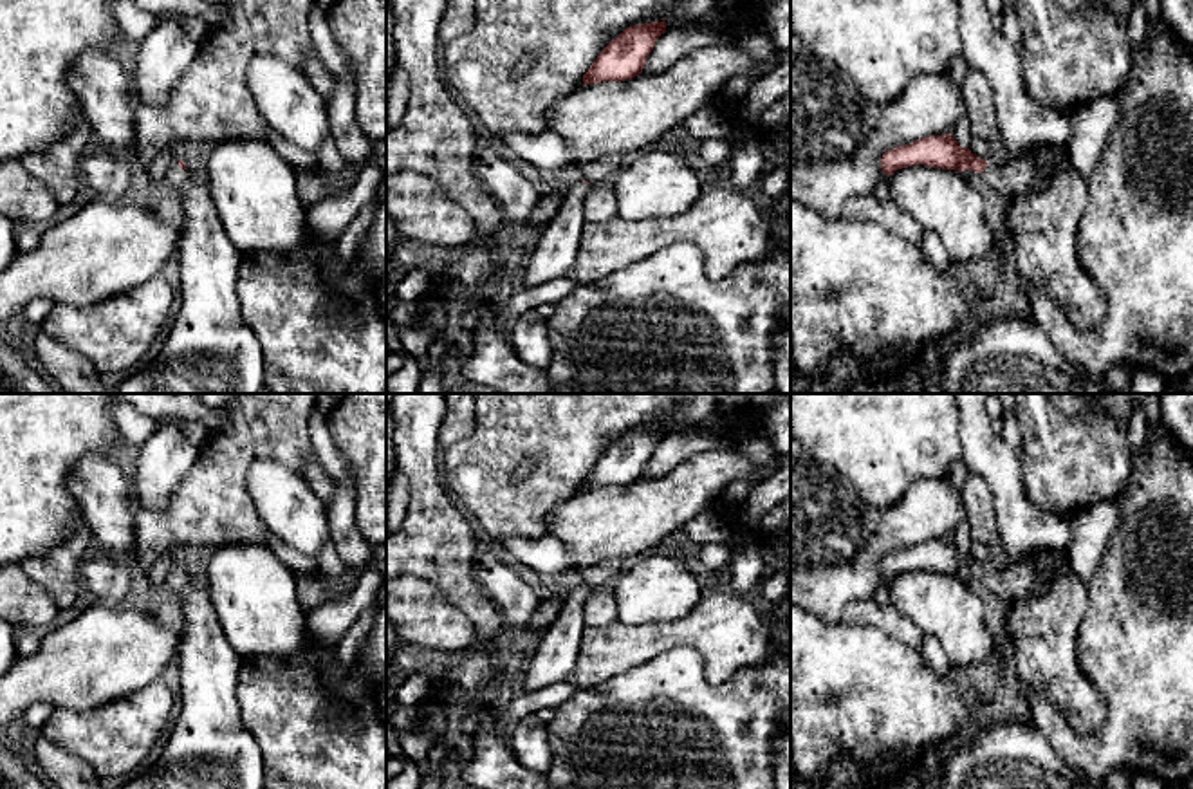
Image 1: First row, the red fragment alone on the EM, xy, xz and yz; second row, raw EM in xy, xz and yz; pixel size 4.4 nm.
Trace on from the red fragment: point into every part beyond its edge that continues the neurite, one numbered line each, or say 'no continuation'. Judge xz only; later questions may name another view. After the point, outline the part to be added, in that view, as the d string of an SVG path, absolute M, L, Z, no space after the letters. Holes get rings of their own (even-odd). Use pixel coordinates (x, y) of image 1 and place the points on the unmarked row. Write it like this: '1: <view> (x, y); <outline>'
1: xz (556, 654); M590 589L572 590L556 619L545 630L532 659L523 663L523 690L534 693L549 688L574 670L585 625L585 599Z

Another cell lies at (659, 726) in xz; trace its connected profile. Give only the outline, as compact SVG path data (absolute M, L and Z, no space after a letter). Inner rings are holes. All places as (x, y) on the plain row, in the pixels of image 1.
M675 648L597 686L578 690L560 704L547 724L552 764L545 778L550 789L776 789L772 740L787 731L781 724L781 713L787 710L791 710L791 652L780 648L767 663L738 670L720 684L707 684L702 657L691 648Z

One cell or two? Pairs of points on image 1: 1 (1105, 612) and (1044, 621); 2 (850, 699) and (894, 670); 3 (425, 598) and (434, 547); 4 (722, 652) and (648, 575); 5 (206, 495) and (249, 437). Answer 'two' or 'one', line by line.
1: two
2: one
3: two
4: two
5: one

